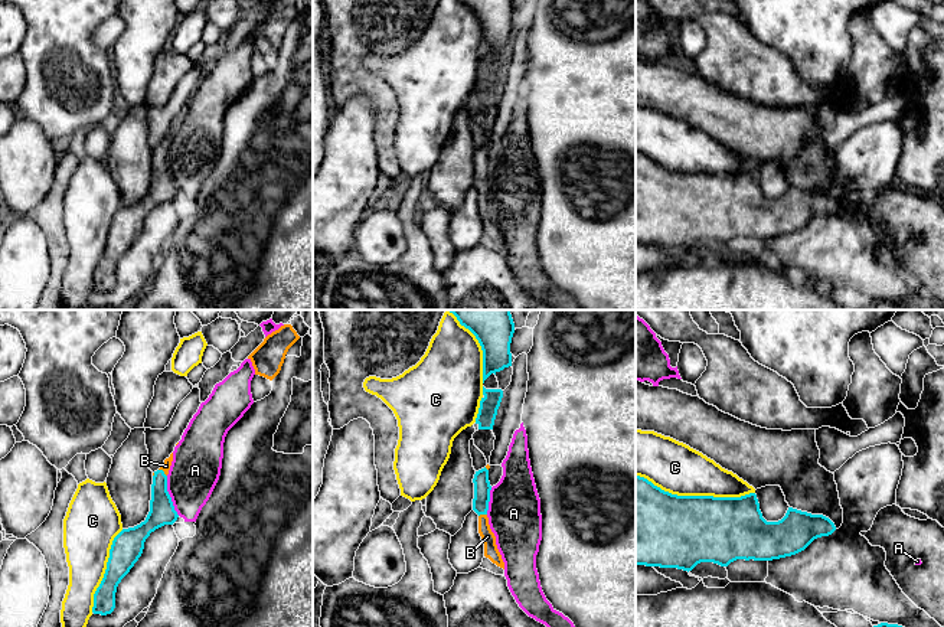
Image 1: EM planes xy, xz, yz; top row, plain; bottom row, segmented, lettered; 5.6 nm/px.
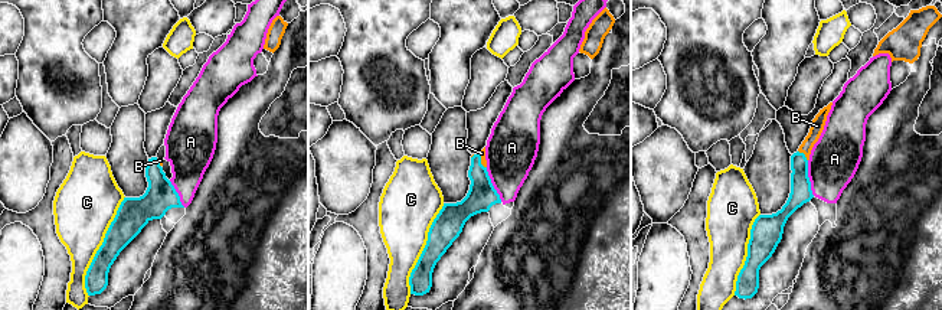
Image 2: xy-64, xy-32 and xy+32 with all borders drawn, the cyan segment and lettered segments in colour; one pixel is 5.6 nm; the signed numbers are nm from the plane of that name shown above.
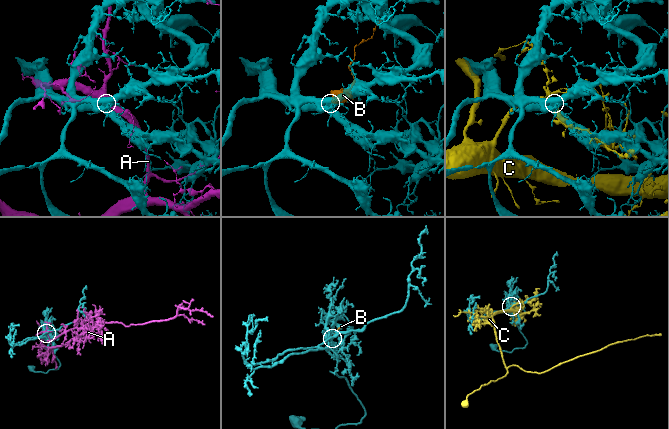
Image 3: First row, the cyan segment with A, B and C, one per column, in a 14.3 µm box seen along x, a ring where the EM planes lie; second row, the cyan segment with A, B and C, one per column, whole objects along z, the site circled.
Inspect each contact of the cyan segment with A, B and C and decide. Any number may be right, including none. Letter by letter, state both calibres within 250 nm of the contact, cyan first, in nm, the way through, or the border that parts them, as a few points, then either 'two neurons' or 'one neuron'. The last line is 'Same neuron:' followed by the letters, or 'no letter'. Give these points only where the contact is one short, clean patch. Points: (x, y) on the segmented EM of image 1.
A: 140 nm thick on the cyan side, 280 nm on the other; two neurons
B: 140 nm thick on the cyan side, 50 nm on the other; runs through xy (162, 512), (163, 472), (166, 466); one neuron
C: 420 nm thick on the cyan side, 280 nm on the other; two neurons
Same neuron: B

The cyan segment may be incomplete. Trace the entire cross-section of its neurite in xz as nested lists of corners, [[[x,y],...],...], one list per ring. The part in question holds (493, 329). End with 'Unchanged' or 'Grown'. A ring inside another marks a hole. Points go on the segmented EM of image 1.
[[[448,310],[468,329],[483,350],[483,383],[491,375],[512,366],[510,343],[515,323],[510,310]]]. Unchanged

